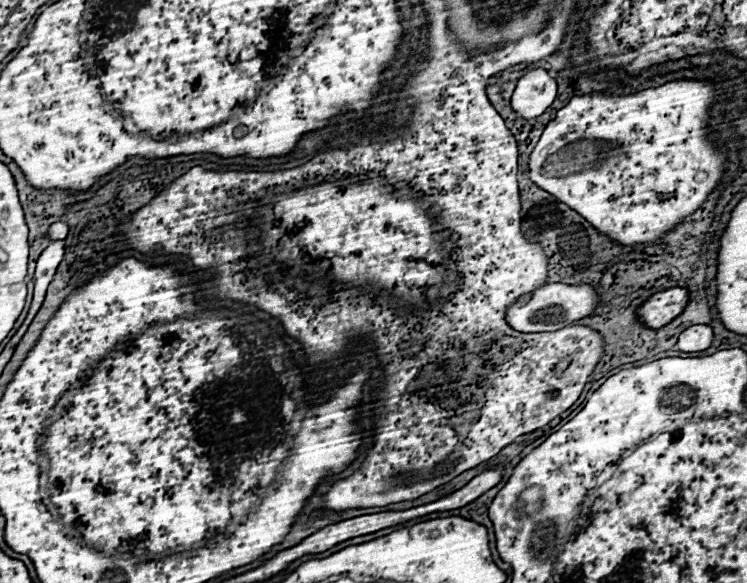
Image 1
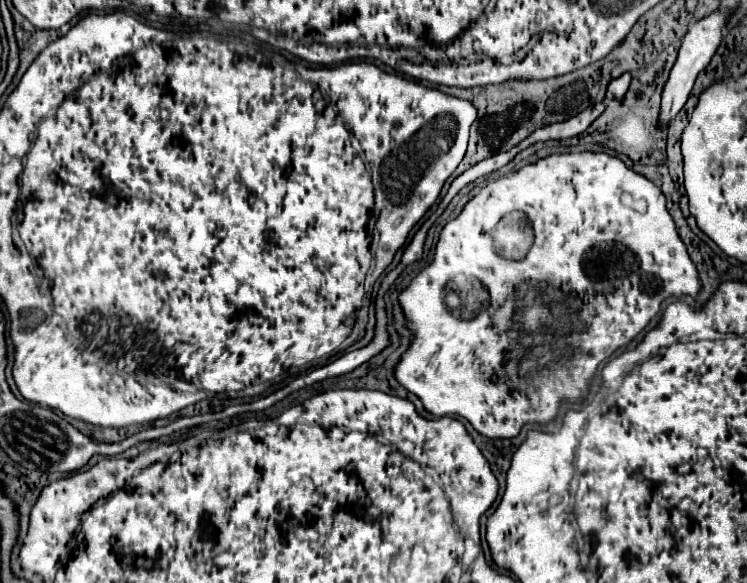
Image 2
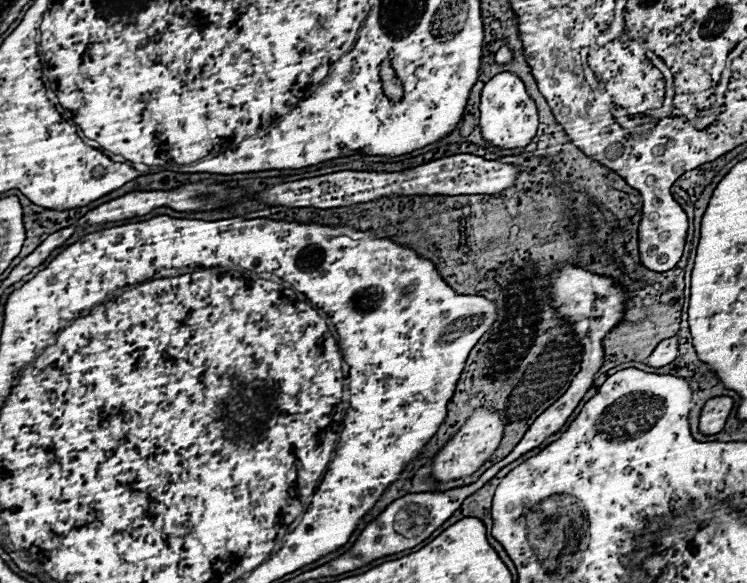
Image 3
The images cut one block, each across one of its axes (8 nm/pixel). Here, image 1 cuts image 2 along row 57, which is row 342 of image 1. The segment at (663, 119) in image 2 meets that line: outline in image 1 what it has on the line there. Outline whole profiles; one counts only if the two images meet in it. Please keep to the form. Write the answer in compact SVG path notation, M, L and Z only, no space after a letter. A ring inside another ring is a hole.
M690 326L686 332L678 338L678 350L682 352L702 352L708 350L714 342L714 330L712 326Z

